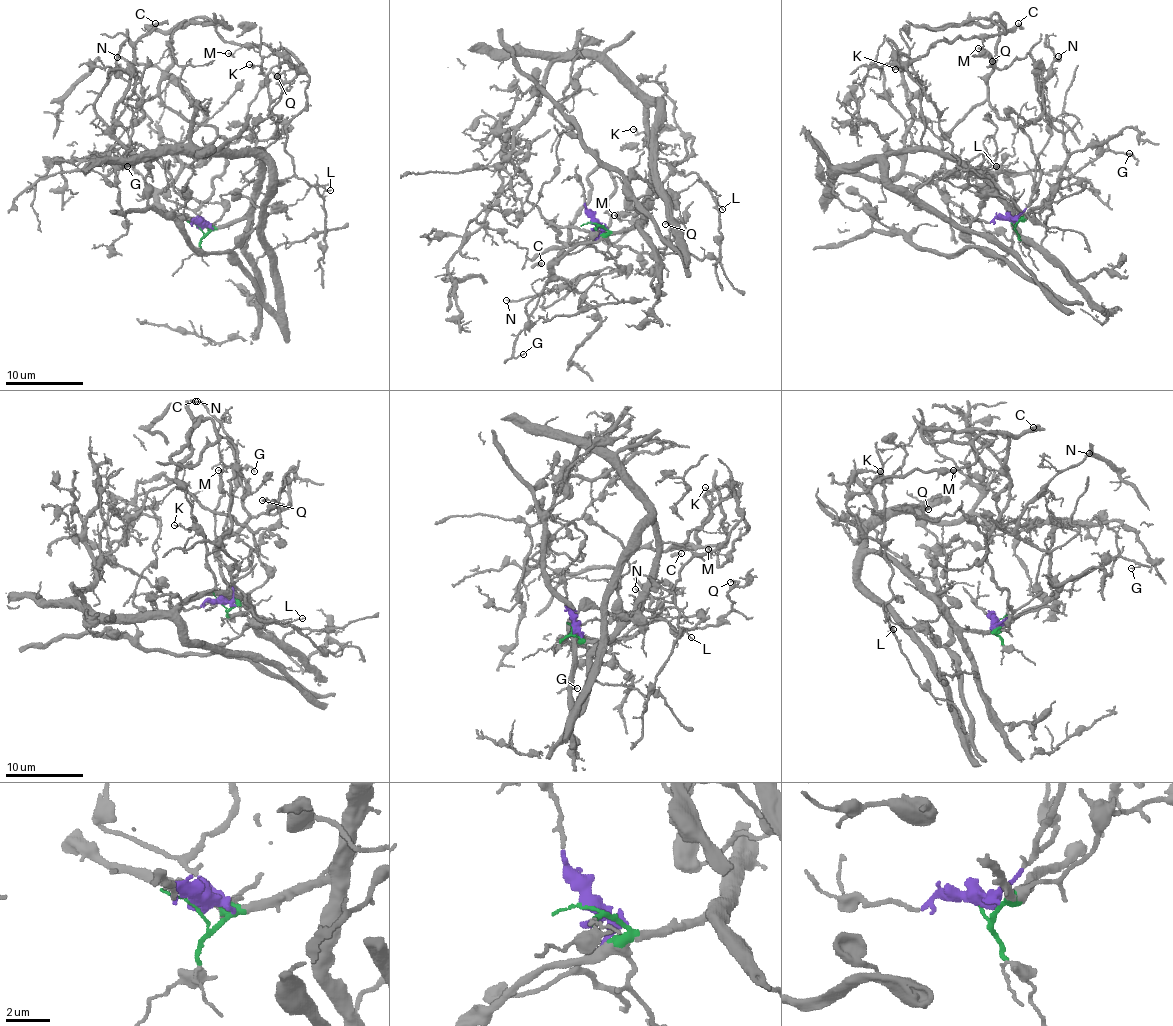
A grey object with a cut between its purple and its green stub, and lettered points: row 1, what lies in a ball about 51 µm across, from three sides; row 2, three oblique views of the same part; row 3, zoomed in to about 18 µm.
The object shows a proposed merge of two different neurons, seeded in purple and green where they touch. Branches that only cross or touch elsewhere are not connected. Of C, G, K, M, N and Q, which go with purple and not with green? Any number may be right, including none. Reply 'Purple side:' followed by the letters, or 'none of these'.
Purple side: C, M, Q

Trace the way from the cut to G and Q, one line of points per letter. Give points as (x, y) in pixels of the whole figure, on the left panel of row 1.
G: (199, 226), (204, 232), (210, 229), (164, 208), (158, 192), (127, 159), (118, 165), (128, 166)
Q: (199, 226), (206, 220), (196, 212), (225, 150), (247, 136), (252, 100), (270, 72), (281, 86), (278, 77)

